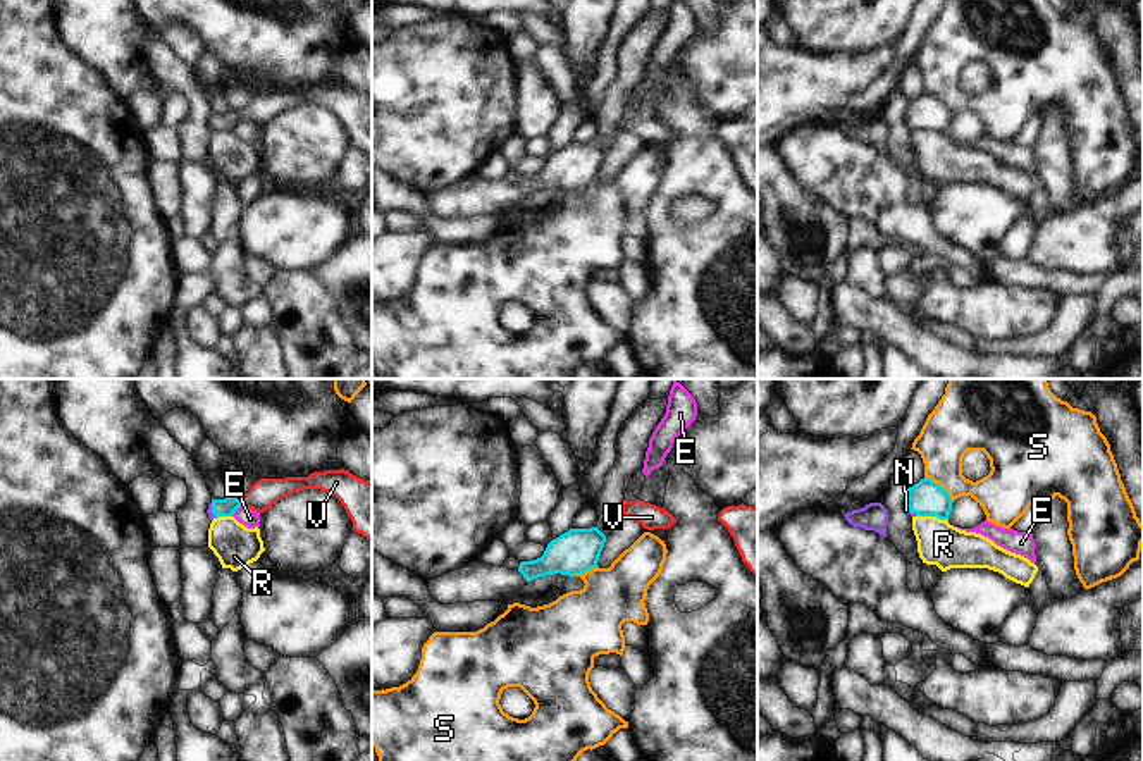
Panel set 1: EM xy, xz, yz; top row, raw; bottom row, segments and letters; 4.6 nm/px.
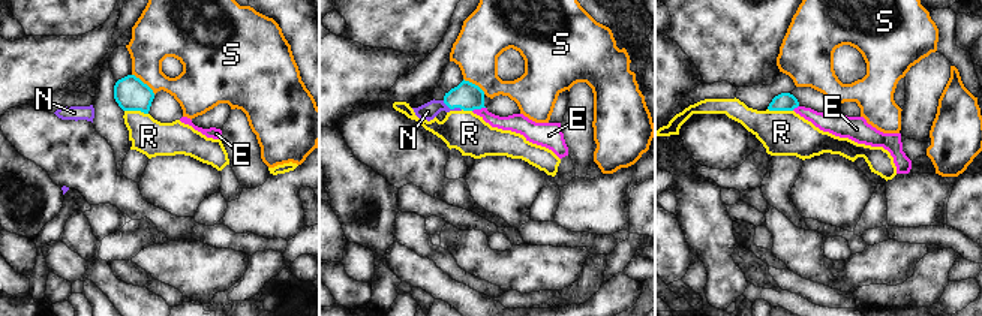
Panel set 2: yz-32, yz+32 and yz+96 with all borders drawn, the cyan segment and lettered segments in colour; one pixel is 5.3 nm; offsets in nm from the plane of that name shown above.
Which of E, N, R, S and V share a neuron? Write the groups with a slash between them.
E / N V / R / S

